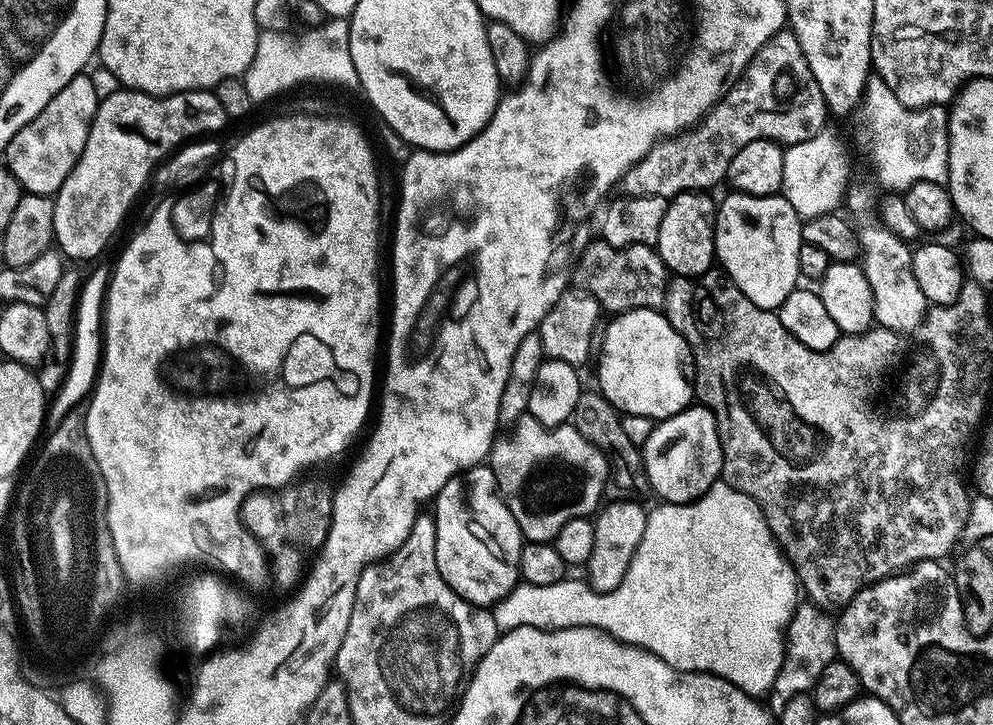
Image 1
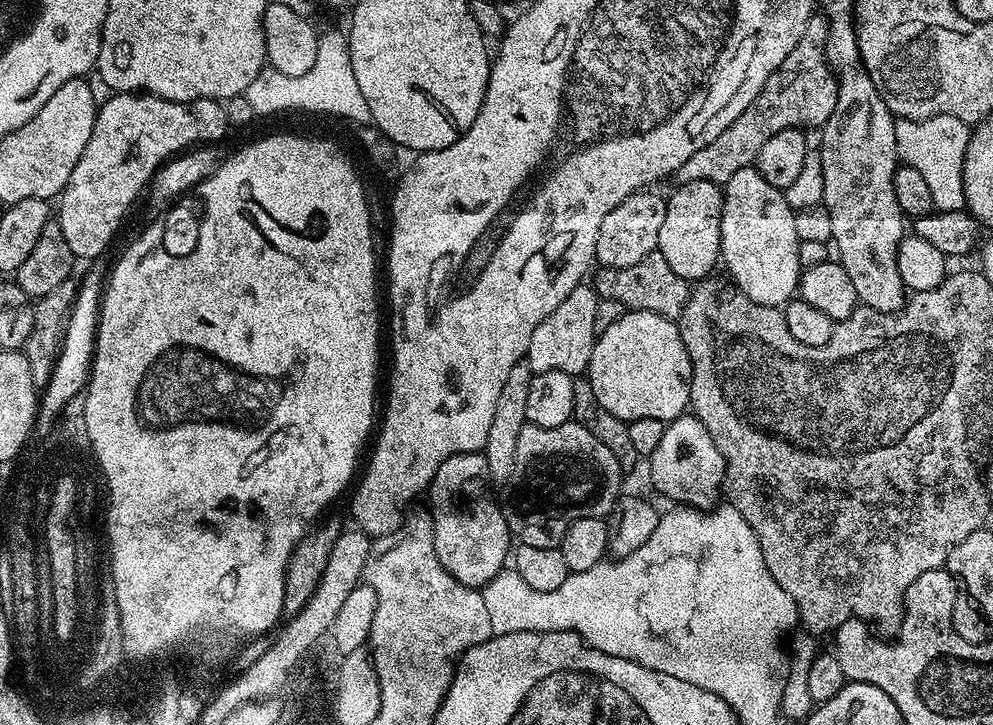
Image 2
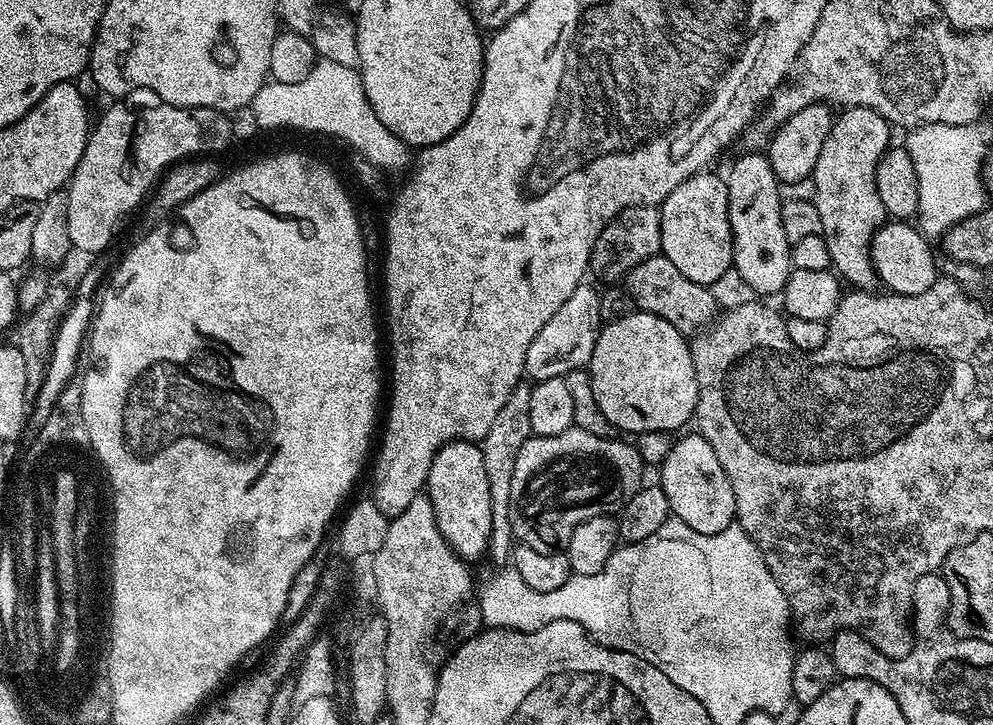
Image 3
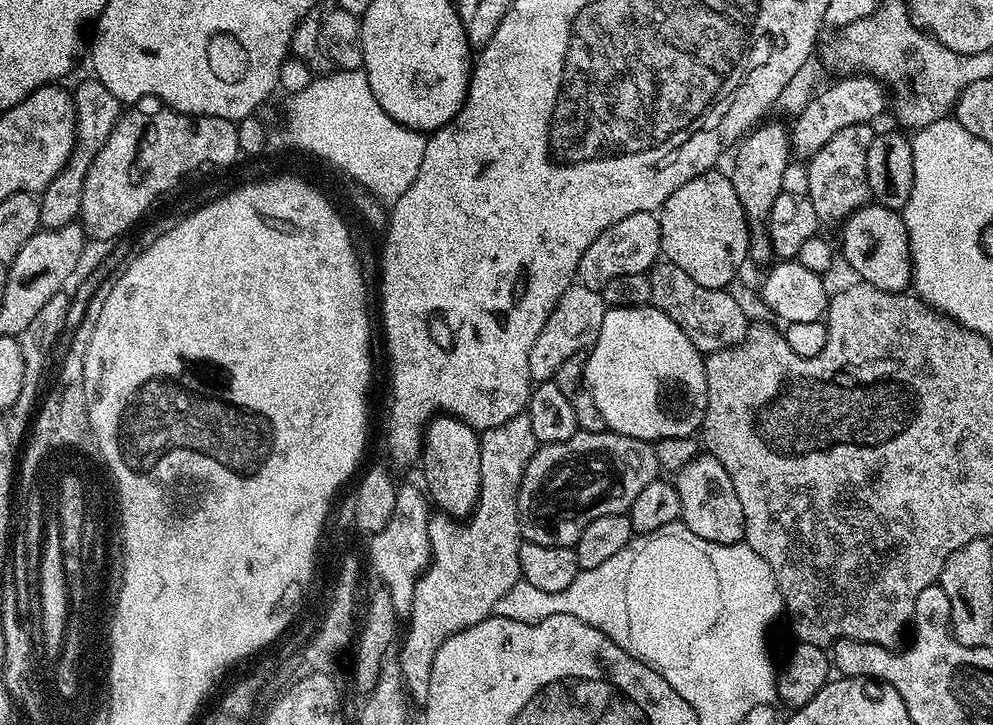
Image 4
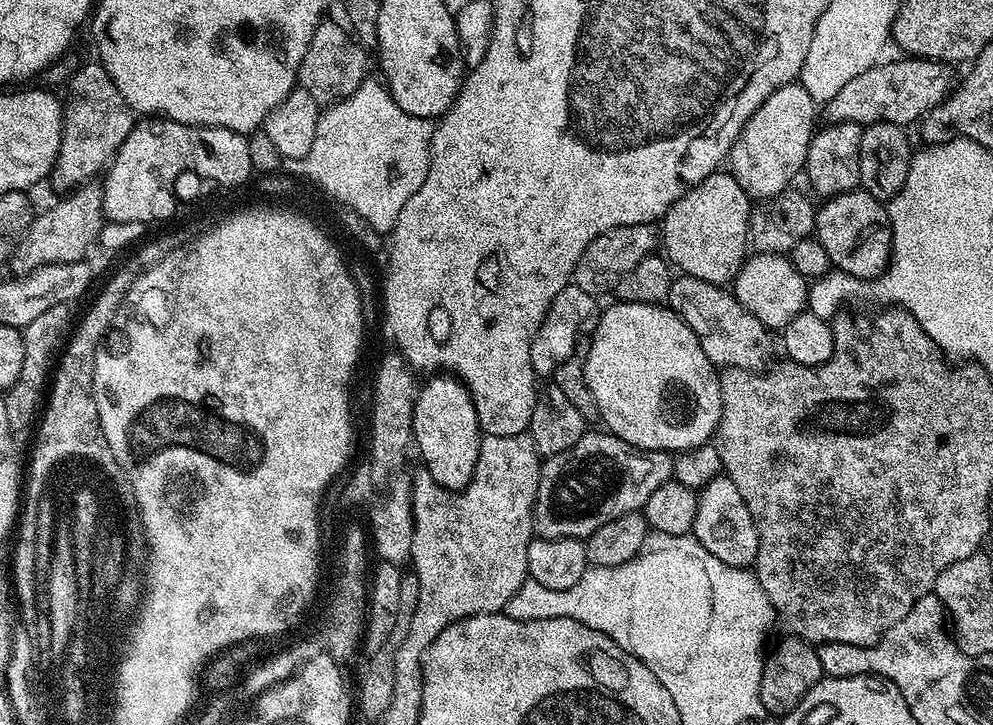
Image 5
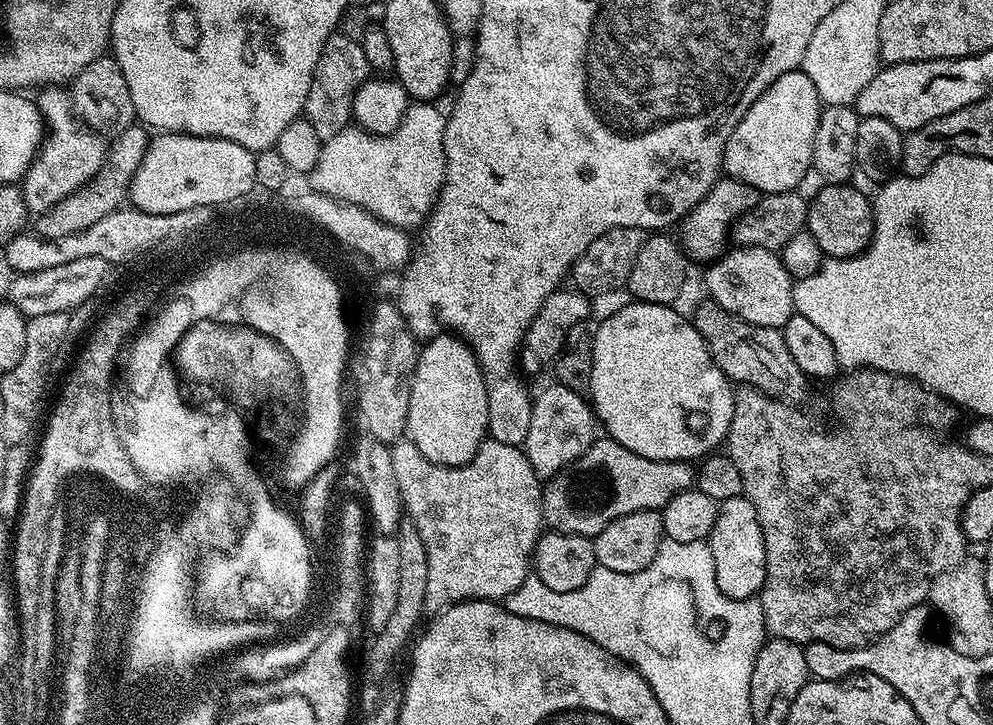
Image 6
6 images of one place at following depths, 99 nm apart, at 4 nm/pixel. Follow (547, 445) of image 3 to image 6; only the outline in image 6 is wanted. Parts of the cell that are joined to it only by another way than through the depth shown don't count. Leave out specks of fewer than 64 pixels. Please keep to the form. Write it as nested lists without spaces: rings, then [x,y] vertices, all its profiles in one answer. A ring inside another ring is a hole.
[[[597,438],[591,446],[568,468],[563,468],[557,476],[543,485],[544,490],[544,522],[551,531],[578,534],[595,538],[599,532],[606,530],[610,522],[622,518],[626,514],[634,514],[638,510],[662,510],[678,494],[693,487],[694,468],[686,460],[651,460],[642,458],[642,454],[634,454],[634,450],[626,450],[611,438]]]

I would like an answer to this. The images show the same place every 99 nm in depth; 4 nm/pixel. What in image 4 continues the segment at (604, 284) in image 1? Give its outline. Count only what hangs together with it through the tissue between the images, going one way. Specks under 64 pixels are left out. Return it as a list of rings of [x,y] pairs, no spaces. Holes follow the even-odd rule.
[[[657,262],[647,273],[650,284],[651,307],[664,312],[694,342],[701,354],[717,352],[734,346],[744,338],[750,327],[750,319],[744,308],[731,296],[731,291],[722,288],[698,286],[690,274],[678,270],[678,266]]]

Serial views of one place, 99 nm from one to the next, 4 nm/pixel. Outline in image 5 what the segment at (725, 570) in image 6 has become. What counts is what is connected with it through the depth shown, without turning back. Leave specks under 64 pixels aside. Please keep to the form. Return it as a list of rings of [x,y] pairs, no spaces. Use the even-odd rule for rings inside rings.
[[[718,475],[699,489],[696,498],[696,517],[691,535],[714,558],[722,558],[726,566],[751,569],[758,554],[758,530],[754,526],[754,518],[750,518],[750,510],[746,510],[746,502],[742,502],[742,494],[738,494],[738,486],[730,482],[730,478]]]

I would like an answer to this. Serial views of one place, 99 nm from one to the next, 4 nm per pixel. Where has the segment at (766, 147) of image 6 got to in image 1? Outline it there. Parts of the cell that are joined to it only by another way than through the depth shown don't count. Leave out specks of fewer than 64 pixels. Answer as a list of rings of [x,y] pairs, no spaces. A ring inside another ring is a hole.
[[[735,190],[729,193],[724,201],[722,199],[719,201],[716,210],[716,260],[724,275],[732,279],[734,286],[738,286],[738,290],[742,290],[742,294],[746,294],[746,298],[750,298],[754,306],[779,310],[782,302],[790,298],[790,294],[802,280],[798,266],[798,250],[802,243],[800,239],[802,218],[783,194],[751,196]]]

